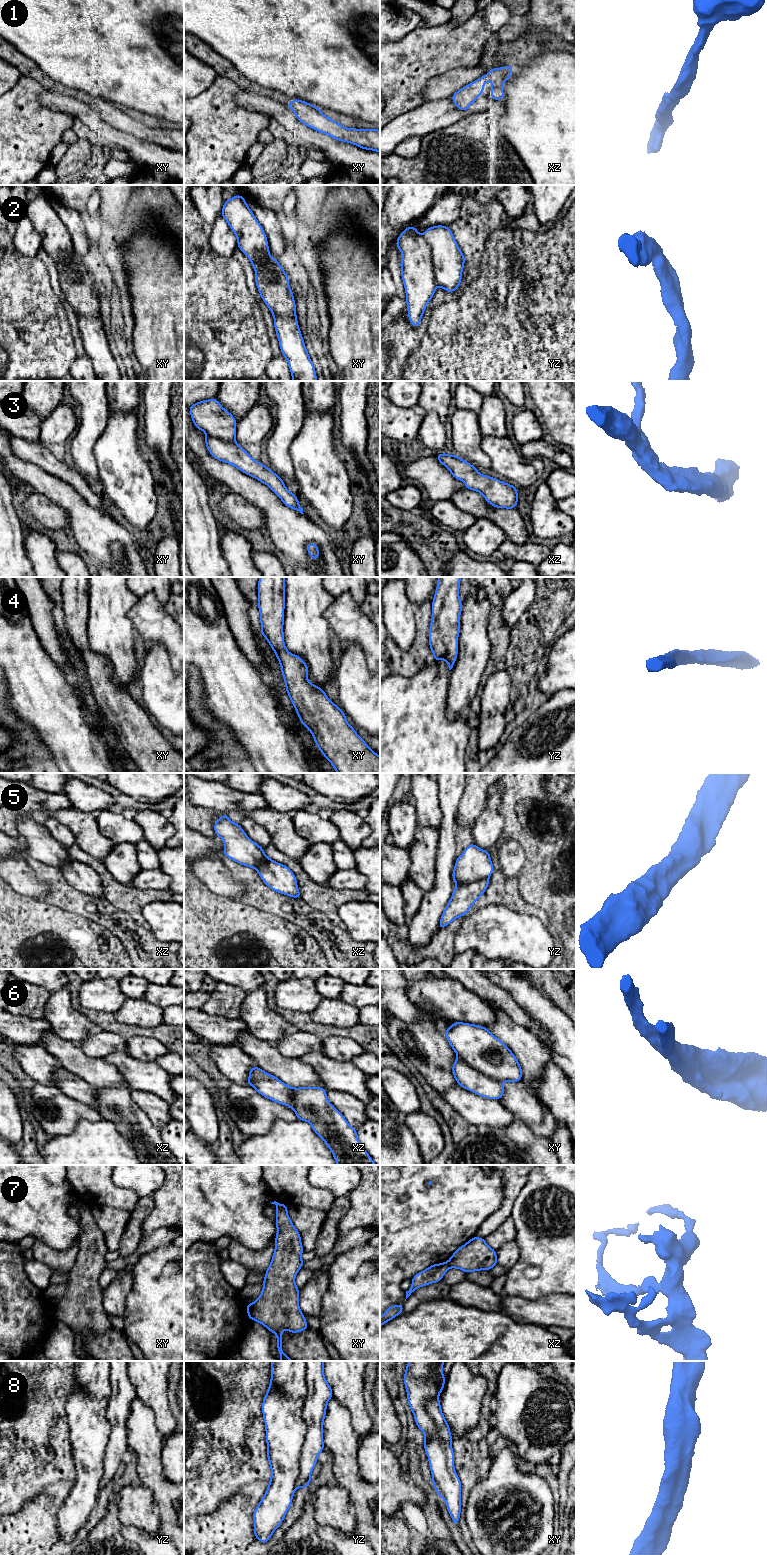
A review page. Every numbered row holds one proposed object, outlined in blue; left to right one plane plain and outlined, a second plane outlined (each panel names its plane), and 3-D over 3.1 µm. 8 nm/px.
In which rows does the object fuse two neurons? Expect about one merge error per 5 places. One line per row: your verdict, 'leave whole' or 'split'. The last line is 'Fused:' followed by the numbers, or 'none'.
1: leave whole
2: leave whole
3: leave whole
4: leave whole
5: leave whole
6: split
7: split
8: leave whole
Fused: 6, 7

